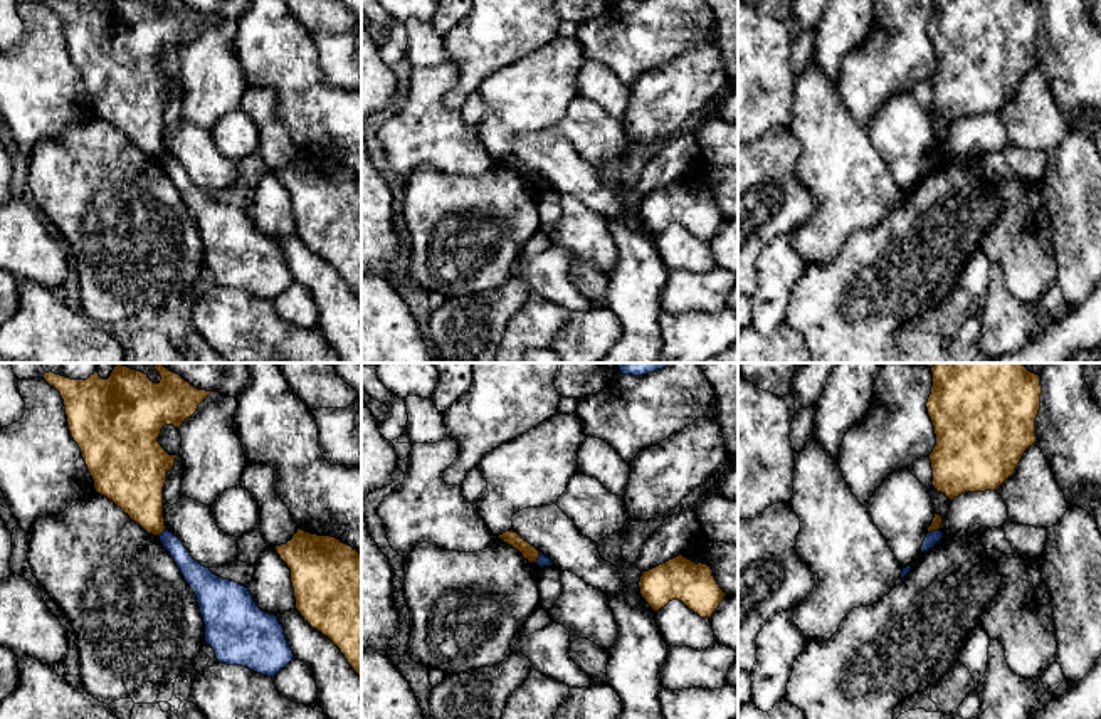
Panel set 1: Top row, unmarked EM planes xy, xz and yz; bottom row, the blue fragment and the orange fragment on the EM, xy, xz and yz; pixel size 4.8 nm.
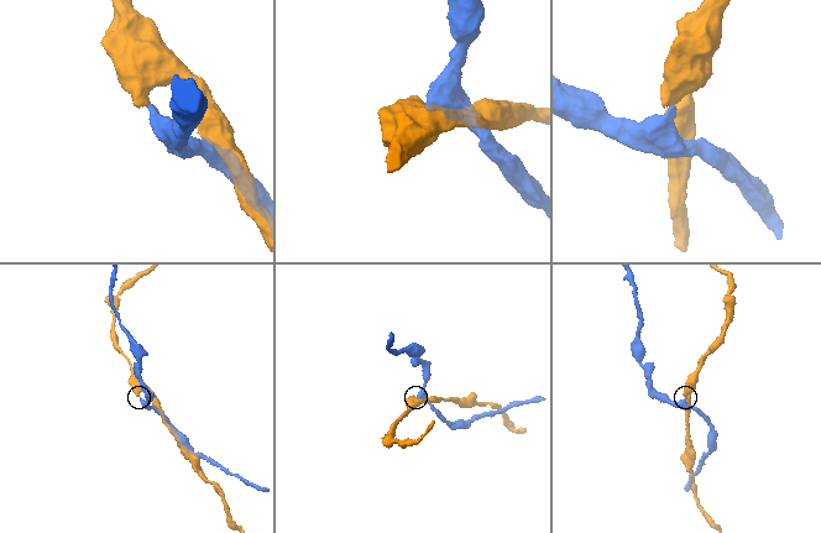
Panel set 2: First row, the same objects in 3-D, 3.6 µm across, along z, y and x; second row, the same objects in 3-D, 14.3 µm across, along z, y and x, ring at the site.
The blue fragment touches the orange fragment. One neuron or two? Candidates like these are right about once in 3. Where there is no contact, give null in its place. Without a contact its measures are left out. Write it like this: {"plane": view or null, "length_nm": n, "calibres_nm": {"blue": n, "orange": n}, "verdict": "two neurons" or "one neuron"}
{"plane": "yz", "length_nm": 60, "calibres_nm": {"blue": 60, "orange": 50}, "verdict": "two neurons"}

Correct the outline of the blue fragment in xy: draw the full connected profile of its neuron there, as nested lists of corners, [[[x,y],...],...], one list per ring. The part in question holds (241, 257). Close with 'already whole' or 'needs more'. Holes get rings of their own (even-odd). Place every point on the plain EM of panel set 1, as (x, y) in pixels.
[[[168,153],[160,158],[160,165],[197,220],[205,265],[220,287],[242,289],[274,301],[294,284],[277,240],[262,235],[249,212],[202,190]]]; already whole

